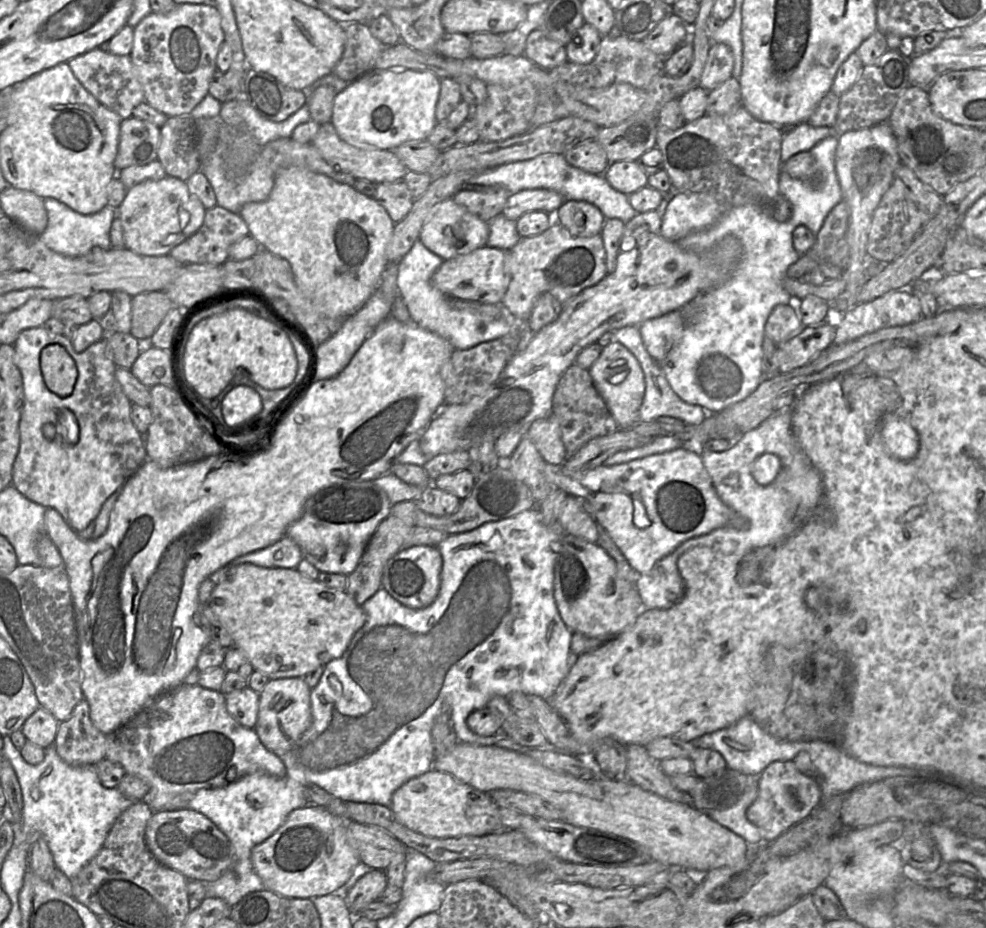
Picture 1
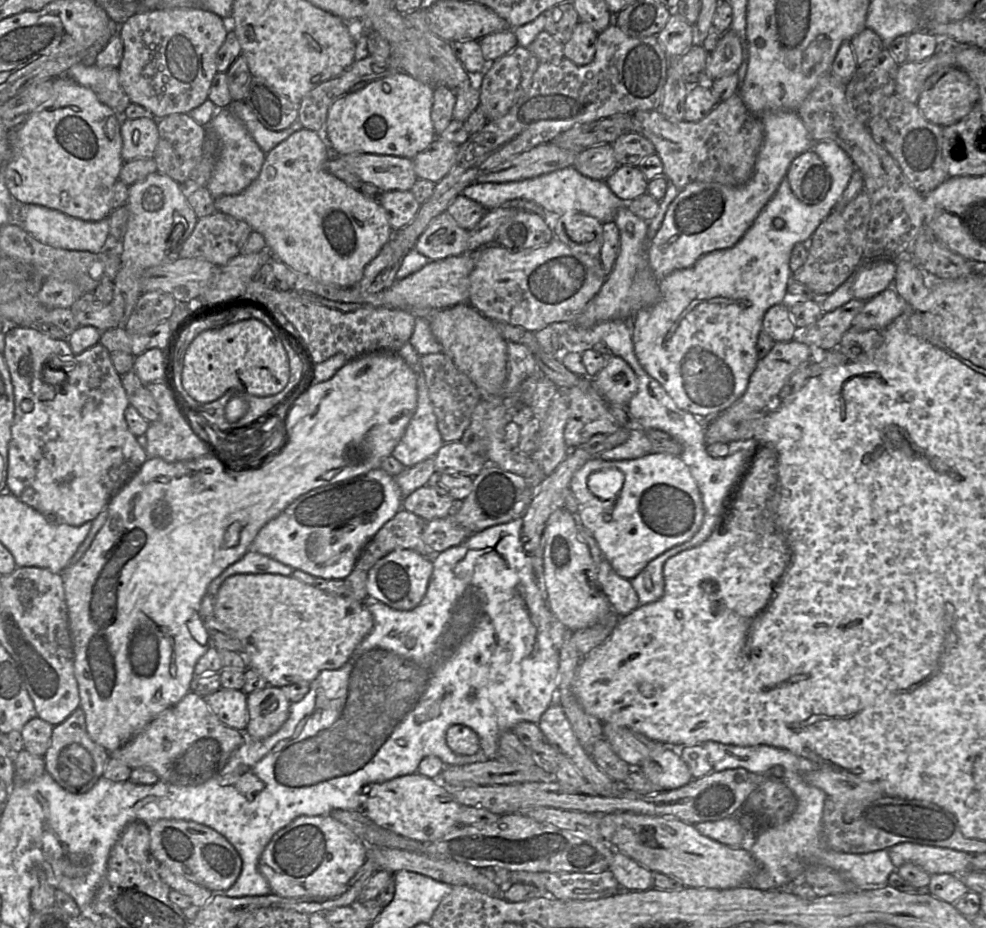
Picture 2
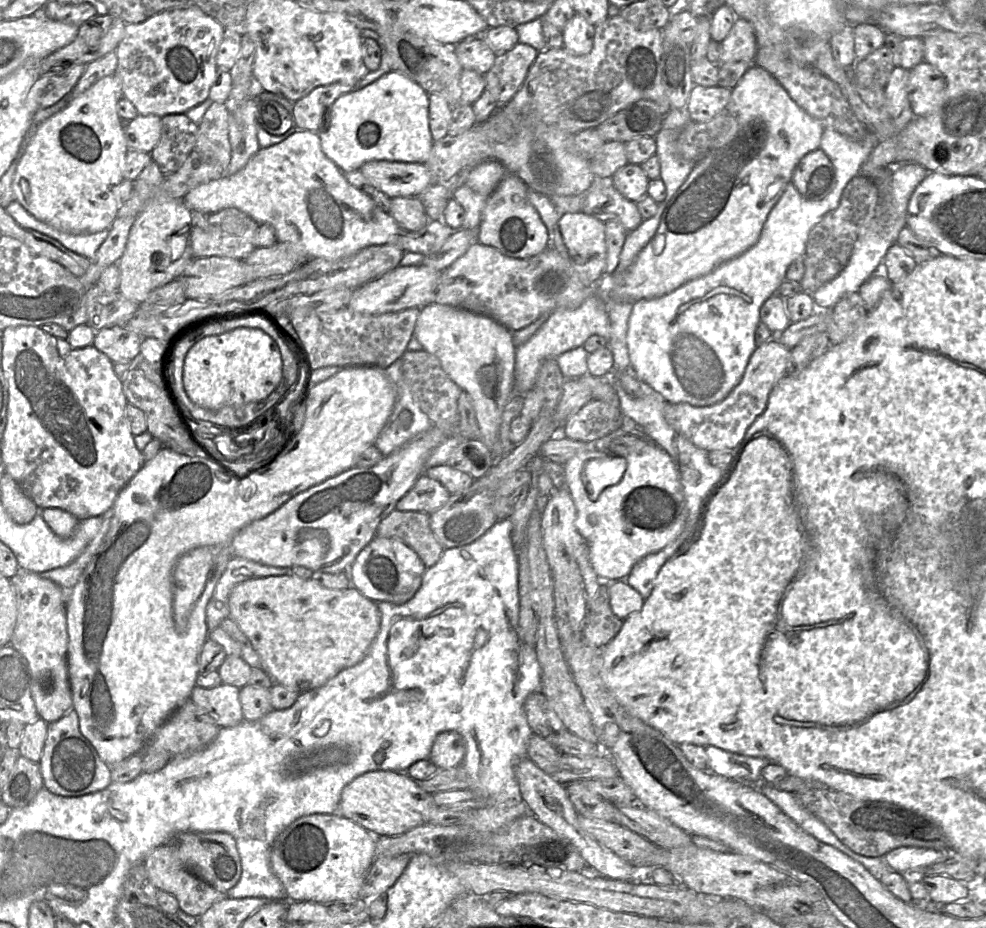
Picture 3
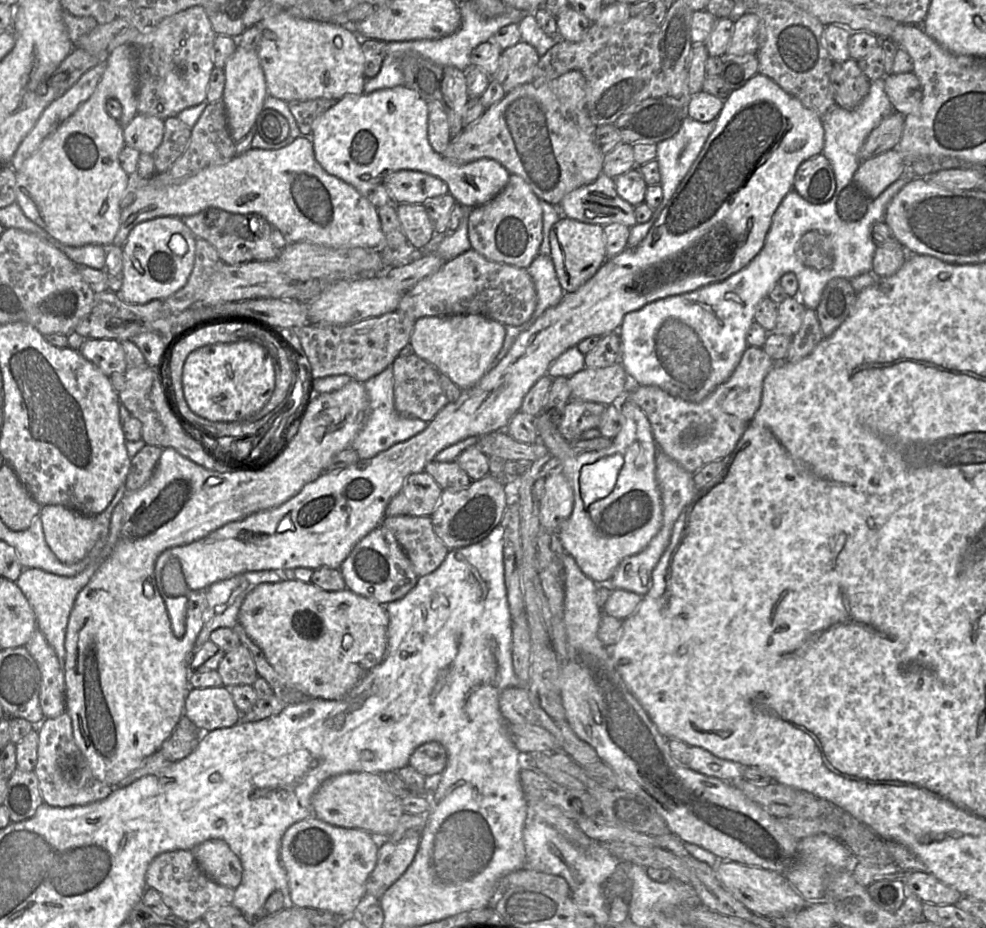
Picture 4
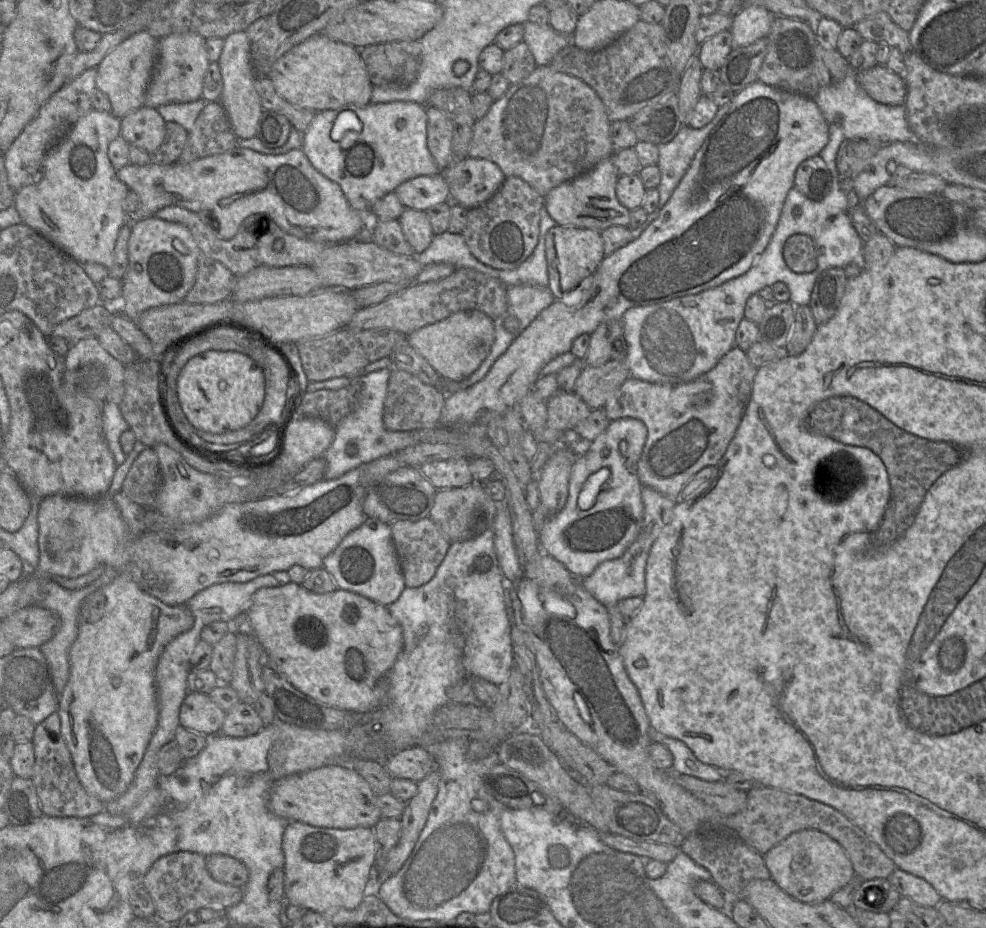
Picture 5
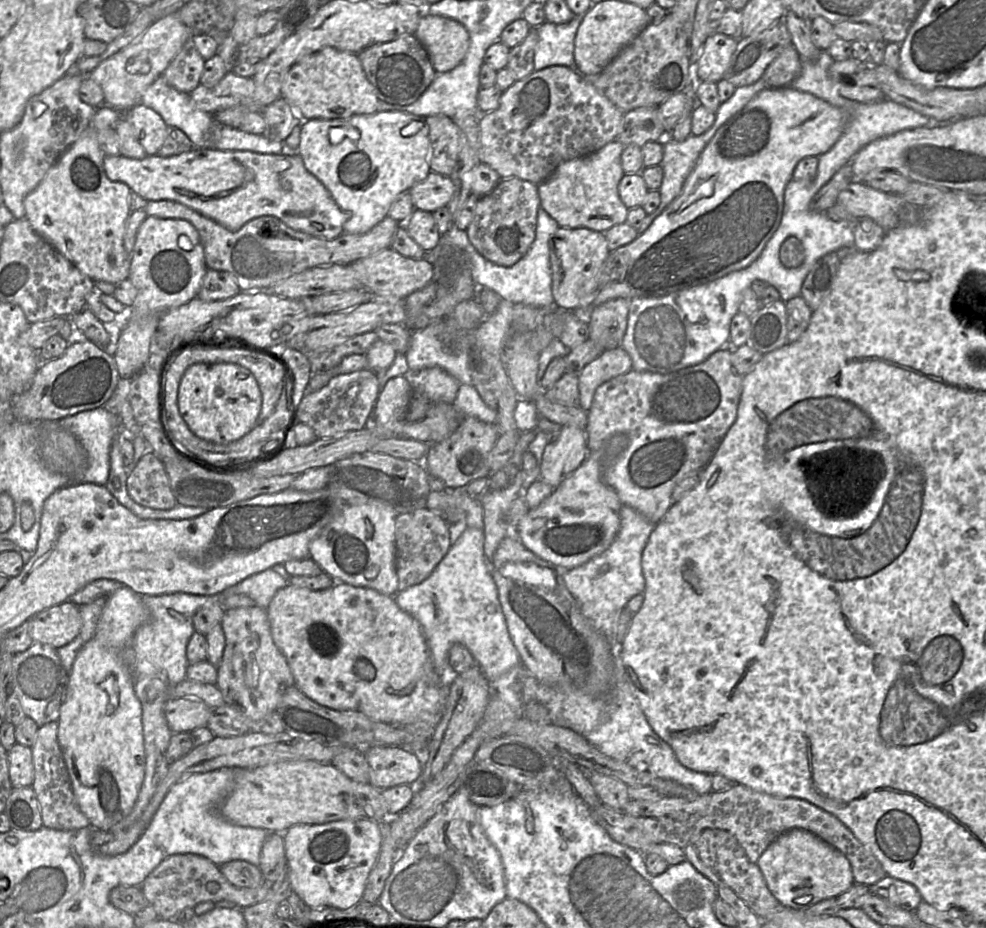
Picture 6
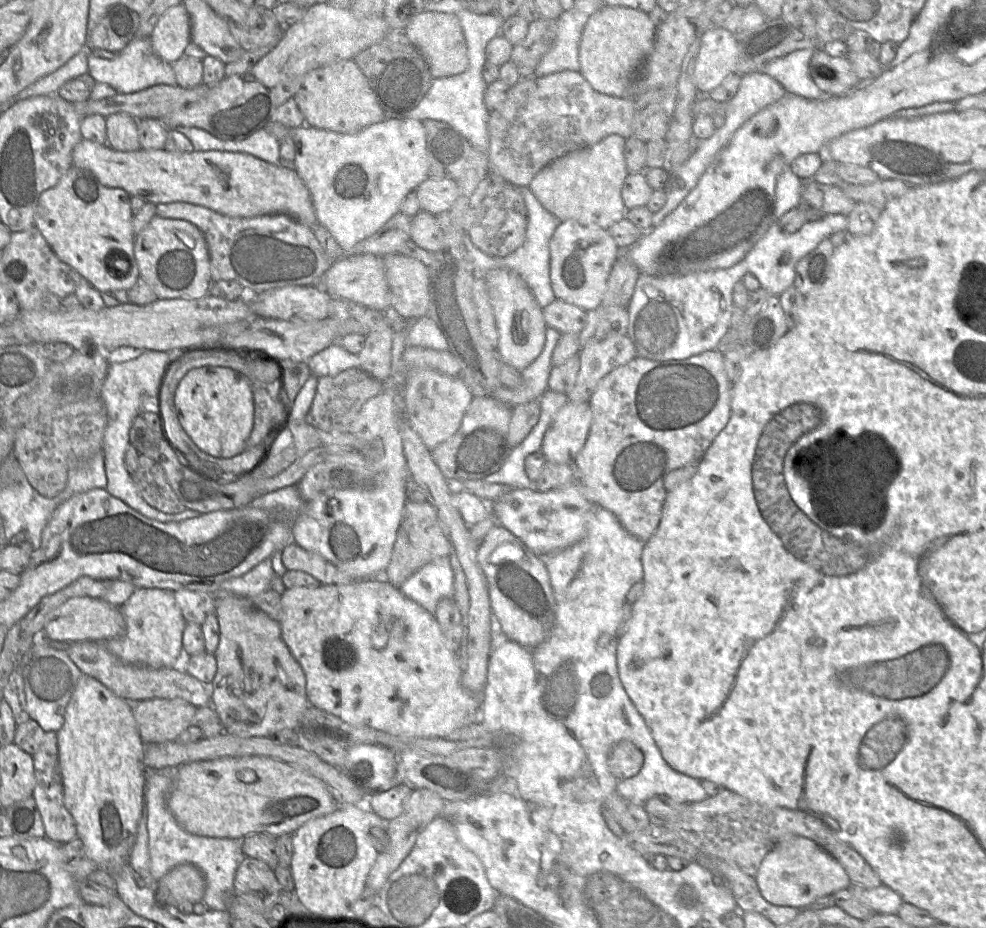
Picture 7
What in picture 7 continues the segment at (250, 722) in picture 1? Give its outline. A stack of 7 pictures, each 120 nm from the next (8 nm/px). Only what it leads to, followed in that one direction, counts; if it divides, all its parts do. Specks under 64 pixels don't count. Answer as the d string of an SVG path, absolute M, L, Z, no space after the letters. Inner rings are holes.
M181 698L133 703L133 715L144 744L176 740L183 730L192 726L196 711L197 707Z

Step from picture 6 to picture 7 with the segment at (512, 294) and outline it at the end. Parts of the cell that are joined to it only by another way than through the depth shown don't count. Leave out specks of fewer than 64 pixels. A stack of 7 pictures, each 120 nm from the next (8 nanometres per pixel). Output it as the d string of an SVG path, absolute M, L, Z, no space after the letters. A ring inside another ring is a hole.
M518 187L524 199L527 212L528 224L526 230L526 237L523 244L513 253L503 256L490 256L478 249L470 240L467 234L464 235L463 242L466 250L475 267L475 277L477 275L484 276L488 271L493 269L508 269L518 274L528 285L533 293L538 305L545 308L551 304L555 299L550 281L550 239L559 225L560 221L548 212L542 204L533 195L529 187Z

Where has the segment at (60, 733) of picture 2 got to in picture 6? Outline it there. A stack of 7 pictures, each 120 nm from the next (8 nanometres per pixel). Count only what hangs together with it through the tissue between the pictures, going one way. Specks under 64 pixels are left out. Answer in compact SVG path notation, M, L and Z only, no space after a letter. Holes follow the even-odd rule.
M58 721L46 723L38 728L32 748L34 781L32 788L37 796L43 826L46 828L70 831L90 825L88 818L80 810L75 799L68 770L58 743Z

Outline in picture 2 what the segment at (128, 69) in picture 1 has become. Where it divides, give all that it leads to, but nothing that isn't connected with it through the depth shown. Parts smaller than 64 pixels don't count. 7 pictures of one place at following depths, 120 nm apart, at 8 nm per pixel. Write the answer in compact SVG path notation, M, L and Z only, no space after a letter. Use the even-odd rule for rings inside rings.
M78 63L71 66L66 73L79 85L92 90L99 101L117 115L124 115L131 101L119 82L117 68L100 69L94 64Z

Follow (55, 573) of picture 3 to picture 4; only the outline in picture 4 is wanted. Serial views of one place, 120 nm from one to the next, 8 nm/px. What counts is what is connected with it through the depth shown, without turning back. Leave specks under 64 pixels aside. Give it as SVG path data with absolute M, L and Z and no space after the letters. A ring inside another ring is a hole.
M91 563L82 572L70 577L59 576L38 568L25 568L15 581L33 608L36 614L37 627L54 649L62 668L64 668L65 663L64 642L71 610L78 593L88 584L99 564Z

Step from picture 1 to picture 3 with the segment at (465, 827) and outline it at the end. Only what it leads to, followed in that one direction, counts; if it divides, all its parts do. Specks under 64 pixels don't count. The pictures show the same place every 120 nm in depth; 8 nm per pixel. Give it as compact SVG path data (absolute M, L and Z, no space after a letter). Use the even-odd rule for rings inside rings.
M369 771L356 777L344 787L337 813L356 822L375 837L392 837L430 823L430 813L437 808L439 807L434 801L433 794L423 790L406 772Z

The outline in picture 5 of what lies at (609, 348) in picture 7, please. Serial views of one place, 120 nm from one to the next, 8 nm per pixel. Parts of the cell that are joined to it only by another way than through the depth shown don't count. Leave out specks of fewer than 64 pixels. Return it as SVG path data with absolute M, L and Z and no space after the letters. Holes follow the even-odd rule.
M611 360L601 366L585 366L574 392L592 410L603 409L608 399L630 377L625 360Z

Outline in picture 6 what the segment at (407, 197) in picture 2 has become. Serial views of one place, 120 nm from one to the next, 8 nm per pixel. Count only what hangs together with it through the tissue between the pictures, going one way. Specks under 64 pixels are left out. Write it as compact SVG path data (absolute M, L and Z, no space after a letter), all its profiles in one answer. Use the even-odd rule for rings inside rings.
M415 209L402 225L409 236L427 253L433 251L440 243L441 234L432 212Z

